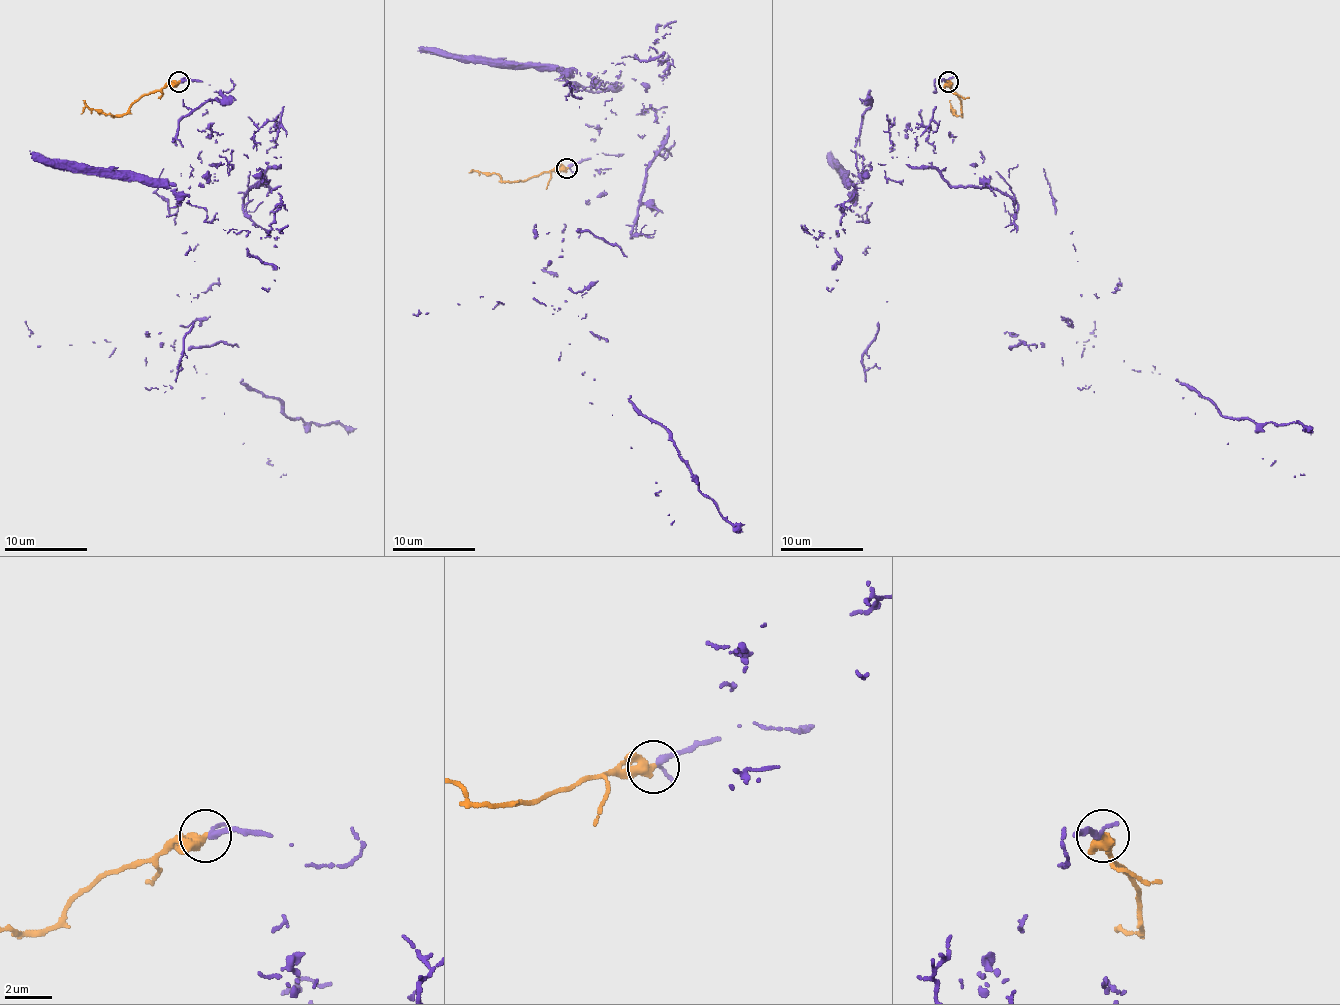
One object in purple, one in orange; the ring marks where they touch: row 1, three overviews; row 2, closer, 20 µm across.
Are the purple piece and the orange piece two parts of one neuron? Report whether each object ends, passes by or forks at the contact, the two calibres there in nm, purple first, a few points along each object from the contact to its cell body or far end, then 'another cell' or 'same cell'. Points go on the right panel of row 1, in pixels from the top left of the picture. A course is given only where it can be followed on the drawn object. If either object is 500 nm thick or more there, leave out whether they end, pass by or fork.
280/500 nm | purple via (947, 82), (856, 165), (1004, 191), (1044, 169), (1077, 387), (1153, 367), (1304, 474) | orange via (949, 82), (957, 94), (961, 115), (951, 109), (953, 113) | same cell

